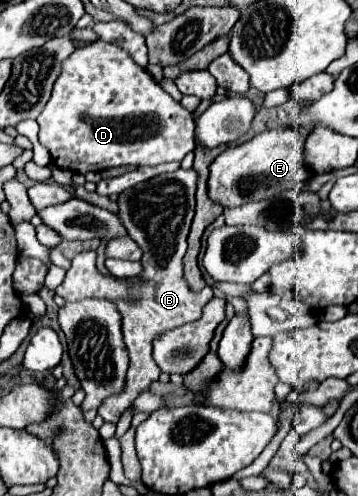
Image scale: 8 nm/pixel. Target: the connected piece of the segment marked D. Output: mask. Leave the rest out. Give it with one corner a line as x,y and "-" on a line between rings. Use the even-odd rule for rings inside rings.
96,41
96,43
86,43
82,47
78,47
64,63
62,63
62,73
58,75
54,89
52,89
52,97
46,103
44,111
38,115
38,125
40,125
40,145
44,145
50,151
52,163
60,169
70,169
74,173
82,173
86,175
88,171
102,171
108,167
122,167
122,165
160,165
160,163
170,163
170,161
182,161
186,157
186,153
190,153
194,149
194,117
192,113
188,113
178,101
174,101
148,73
146,69
138,67
134,63
134,59
130,59
130,55
116,43
106,43
106,41

